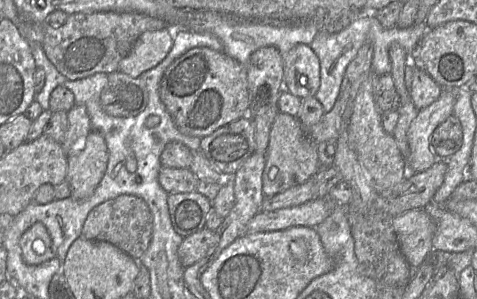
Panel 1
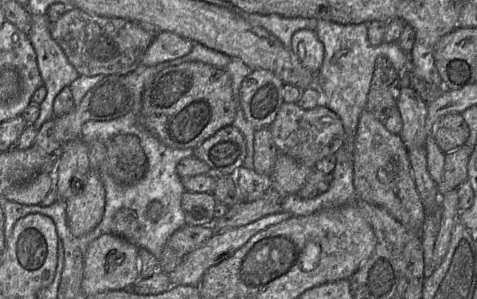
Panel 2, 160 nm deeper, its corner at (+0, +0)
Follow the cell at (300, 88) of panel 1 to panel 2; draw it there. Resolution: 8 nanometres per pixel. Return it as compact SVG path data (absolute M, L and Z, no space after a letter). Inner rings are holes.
M301 29L292 37L291 51L304 67L319 72L324 59L324 45L314 30Z

